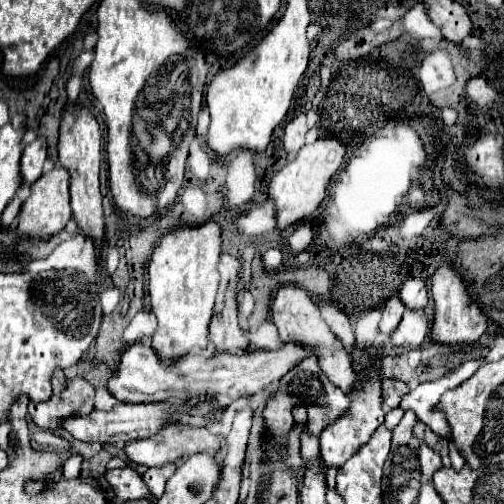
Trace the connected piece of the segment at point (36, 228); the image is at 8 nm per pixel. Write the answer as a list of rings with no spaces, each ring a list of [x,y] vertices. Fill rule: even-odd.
[[[56,165],[52,171],[44,173],[30,187],[30,197],[26,199],[26,203],[20,209],[18,231],[28,235],[28,237],[50,237],[50,235],[62,231],[66,227],[66,223],[70,221],[70,215],[72,215],[68,187],[70,187],[70,173],[68,173],[68,169],[62,169],[60,165]]]

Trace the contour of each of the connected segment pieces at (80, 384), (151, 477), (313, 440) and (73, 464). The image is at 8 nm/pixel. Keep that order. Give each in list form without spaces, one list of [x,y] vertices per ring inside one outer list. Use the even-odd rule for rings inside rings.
[[[66,379],[64,391],[60,395],[52,393],[50,401],[28,403],[28,413],[32,421],[42,429],[58,429],[58,421],[66,417],[80,417],[88,415],[94,409],[94,387],[82,379]]]
[[[162,465],[162,467],[150,467],[144,475],[142,475],[142,479],[144,479],[144,483],[150,487],[150,491],[152,491],[152,495],[159,500],[164,494],[164,485],[166,485],[166,481],[172,477],[172,473],[174,473],[174,469],[176,469],[176,465]]]
[[[304,429],[304,435],[300,437],[302,443],[302,459],[316,459],[320,455],[320,445],[318,445],[318,437],[310,435],[308,429]]]
[[[72,452],[66,460],[67,462],[63,464],[63,468],[71,468],[71,474],[69,472],[64,472],[66,479],[70,480],[79,476],[83,460],[84,458],[80,454]]]

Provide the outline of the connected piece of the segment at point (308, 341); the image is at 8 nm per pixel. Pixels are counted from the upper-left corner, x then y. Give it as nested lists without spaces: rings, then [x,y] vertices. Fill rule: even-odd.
[[[296,285],[280,287],[274,295],[274,299],[272,299],[270,311],[272,311],[272,321],[278,329],[280,339],[304,343],[310,349],[314,349],[314,353],[320,357],[320,367],[326,373],[326,377],[334,385],[338,385],[344,393],[350,393],[350,387],[356,385],[356,373],[354,373],[354,367],[352,367],[352,359],[348,357],[348,351],[342,347],[342,343],[332,335],[328,325],[320,319],[320,311],[314,305],[314,301],[310,299],[308,291],[296,287]]]

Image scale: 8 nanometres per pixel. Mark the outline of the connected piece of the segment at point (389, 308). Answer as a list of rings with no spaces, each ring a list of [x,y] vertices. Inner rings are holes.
[[[396,293],[384,305],[384,315],[382,315],[382,321],[380,321],[380,331],[382,333],[392,333],[398,327],[400,319],[402,319],[402,313],[404,313],[404,305],[402,305],[402,299],[398,297],[398,293]]]

